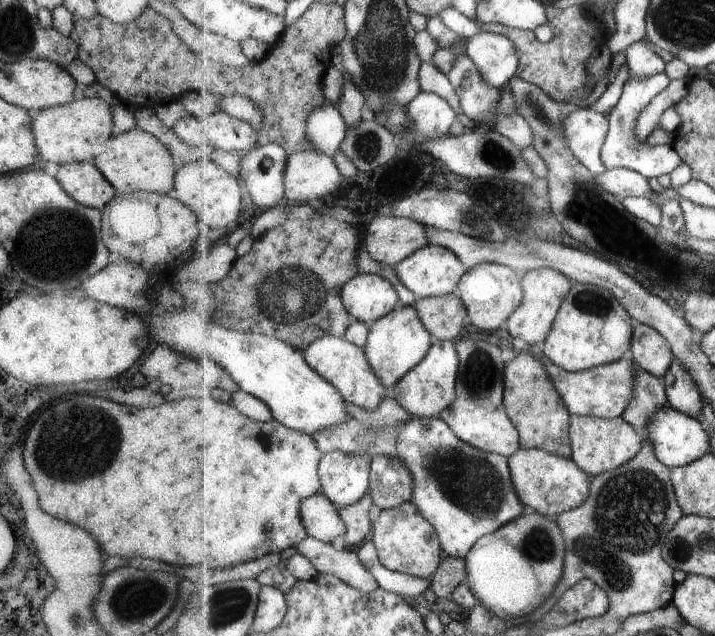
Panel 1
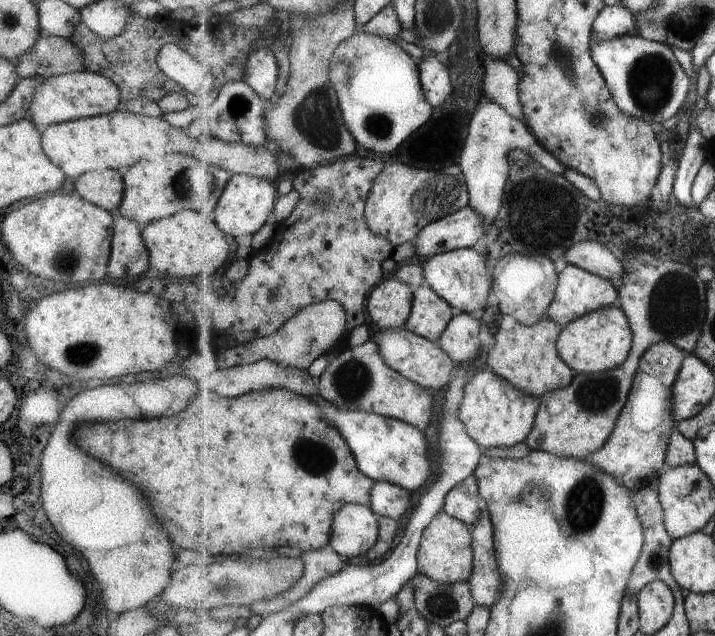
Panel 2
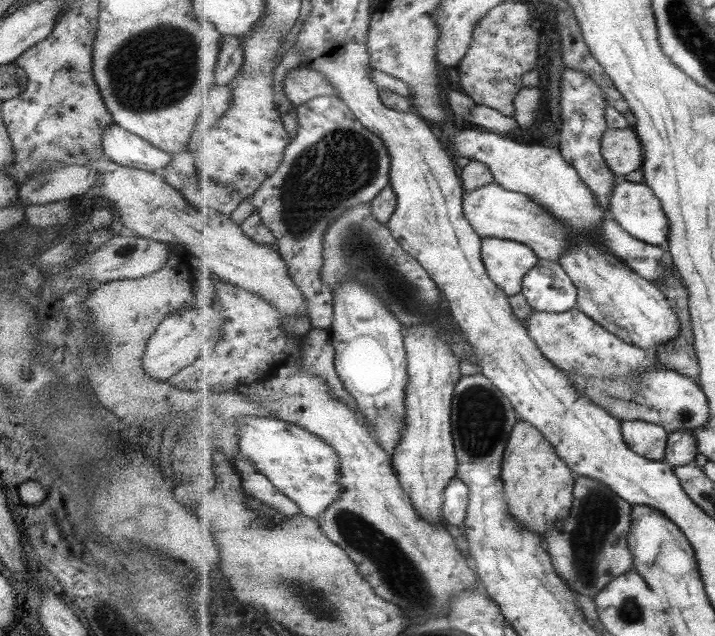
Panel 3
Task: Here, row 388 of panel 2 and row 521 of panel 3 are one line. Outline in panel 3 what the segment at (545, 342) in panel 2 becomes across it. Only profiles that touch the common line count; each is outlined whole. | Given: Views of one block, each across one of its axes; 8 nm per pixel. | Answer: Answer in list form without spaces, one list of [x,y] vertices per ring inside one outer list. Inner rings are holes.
[[[517,421],[513,427],[506,454],[504,456],[504,469],[502,479],[506,484],[506,499],[511,507],[512,515],[526,528],[539,533],[544,540],[544,534],[554,529],[557,521],[567,518],[571,514],[574,503],[574,486],[577,475],[571,467],[559,456],[555,445],[535,425],[527,421]]]

